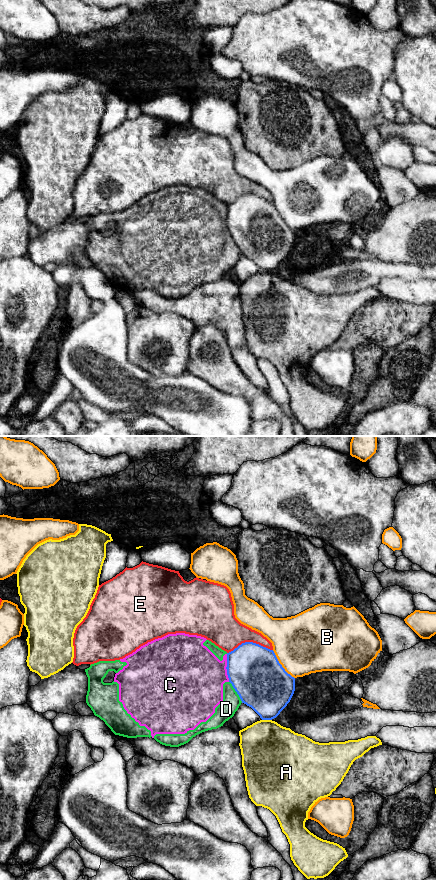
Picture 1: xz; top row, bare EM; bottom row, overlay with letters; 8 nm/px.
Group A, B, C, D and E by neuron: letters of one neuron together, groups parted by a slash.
A / B / C D / E

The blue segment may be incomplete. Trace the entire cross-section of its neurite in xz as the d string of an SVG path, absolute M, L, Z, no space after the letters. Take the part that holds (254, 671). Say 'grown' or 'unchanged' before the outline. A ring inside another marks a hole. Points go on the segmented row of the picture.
unchanged | M245 642L227 653L229 682L242 703L251 707L262 720L272 720L290 702L295 691L295 678L279 663L273 650L253 642Z

